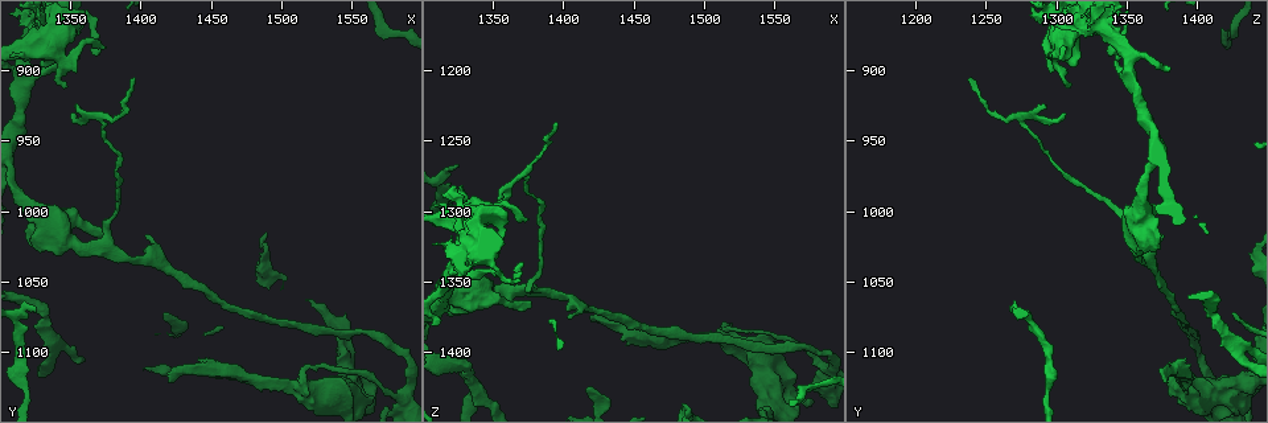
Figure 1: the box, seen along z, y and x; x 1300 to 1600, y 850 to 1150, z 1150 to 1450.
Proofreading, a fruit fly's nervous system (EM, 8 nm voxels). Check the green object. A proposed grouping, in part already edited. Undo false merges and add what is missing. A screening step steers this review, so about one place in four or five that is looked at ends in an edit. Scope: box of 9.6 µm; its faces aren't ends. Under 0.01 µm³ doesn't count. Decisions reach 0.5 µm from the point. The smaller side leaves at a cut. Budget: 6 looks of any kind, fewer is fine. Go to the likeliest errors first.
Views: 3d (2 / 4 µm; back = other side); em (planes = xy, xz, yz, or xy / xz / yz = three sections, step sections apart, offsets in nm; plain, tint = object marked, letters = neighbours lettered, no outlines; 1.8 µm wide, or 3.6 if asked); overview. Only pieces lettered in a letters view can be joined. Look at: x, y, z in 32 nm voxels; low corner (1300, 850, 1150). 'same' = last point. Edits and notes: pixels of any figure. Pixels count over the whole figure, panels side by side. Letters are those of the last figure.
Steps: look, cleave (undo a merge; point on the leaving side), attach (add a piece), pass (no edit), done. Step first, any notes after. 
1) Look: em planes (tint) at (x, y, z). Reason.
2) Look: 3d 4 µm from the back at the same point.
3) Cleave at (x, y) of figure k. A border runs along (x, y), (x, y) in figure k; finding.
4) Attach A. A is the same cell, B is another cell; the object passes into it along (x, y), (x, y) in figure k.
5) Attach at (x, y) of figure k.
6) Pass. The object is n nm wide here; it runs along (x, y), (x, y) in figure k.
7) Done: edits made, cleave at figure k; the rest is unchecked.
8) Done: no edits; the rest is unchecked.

Look: 3d 4 µm at (1326, 1068, 1264). Free end.

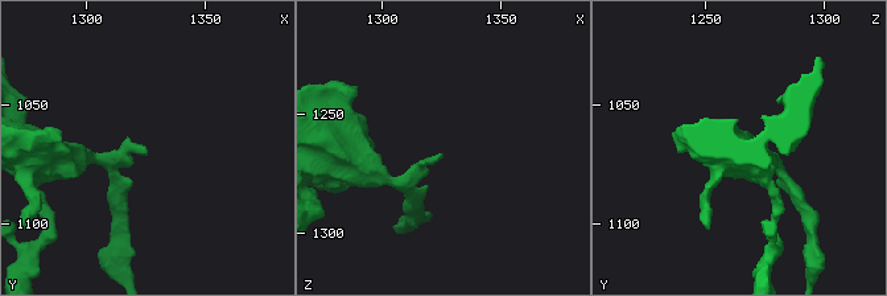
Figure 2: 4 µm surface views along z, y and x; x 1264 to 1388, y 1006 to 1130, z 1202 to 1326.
Look: em planes (letters) at (1325, 1068, 1266).

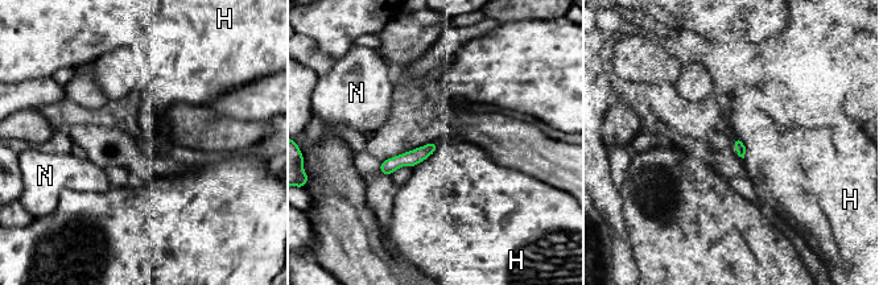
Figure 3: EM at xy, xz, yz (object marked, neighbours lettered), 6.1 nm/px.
Pass. H and N are other cells; a border runs along (438, 143), (437, 148), (413, 168) in figure 3; no lettered piece goes on from it.

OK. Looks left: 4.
Look: em yz step 16 (tint) at (1514, 1124, 1386). Sudden change in width.

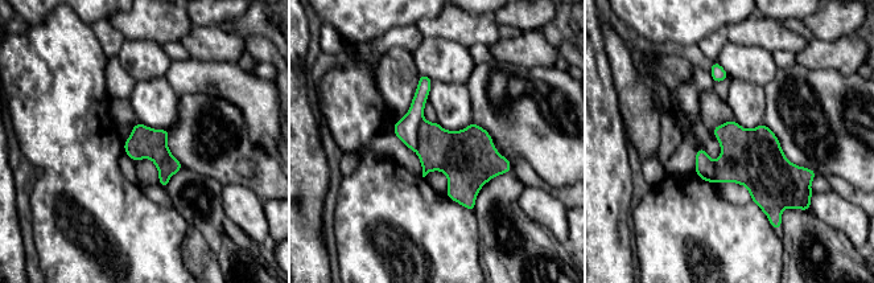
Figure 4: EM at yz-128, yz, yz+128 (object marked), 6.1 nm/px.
Look: em planes (letters) at the same point.

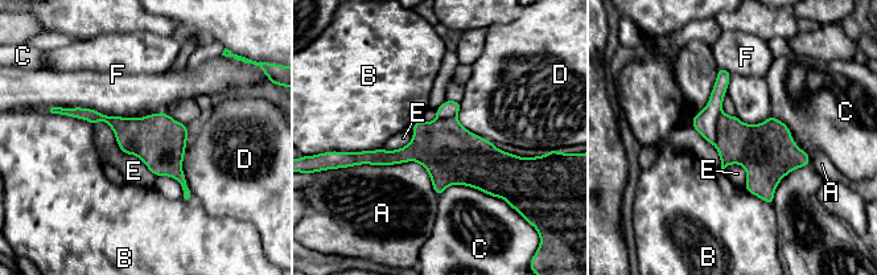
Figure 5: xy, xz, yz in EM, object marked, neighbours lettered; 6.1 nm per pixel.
Cleave at (752, 146) of figure 5. A, B, C, D, E and F are other cells; the part that leaves runs along (363, 157), (451, 154), (515, 161) in figure 5; a second cell is stuck on.

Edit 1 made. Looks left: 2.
Done: edits made, cleave at figure 5; the rest is unchecked.

